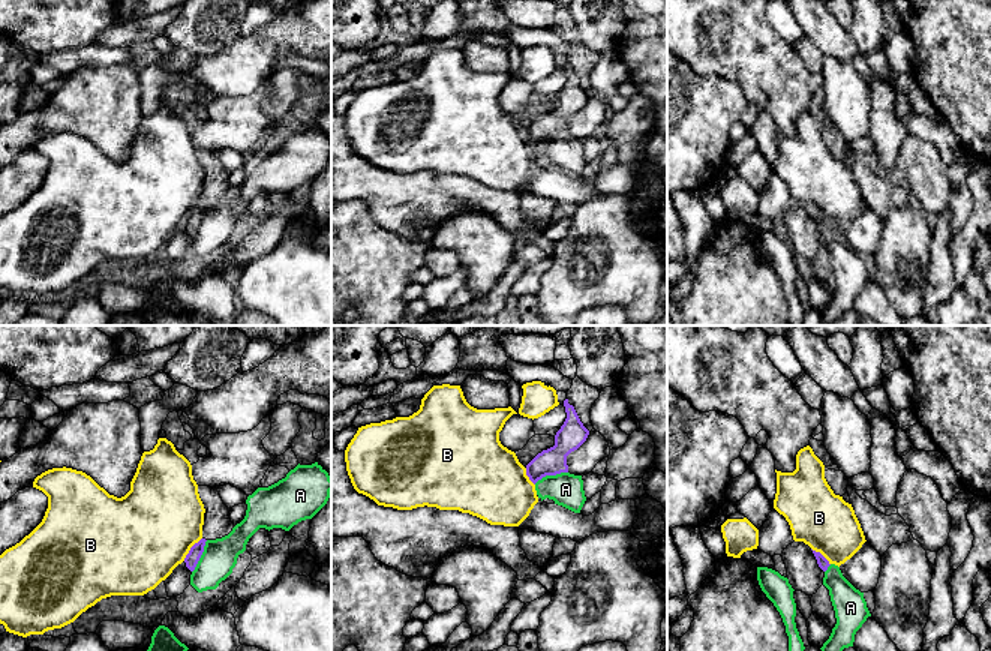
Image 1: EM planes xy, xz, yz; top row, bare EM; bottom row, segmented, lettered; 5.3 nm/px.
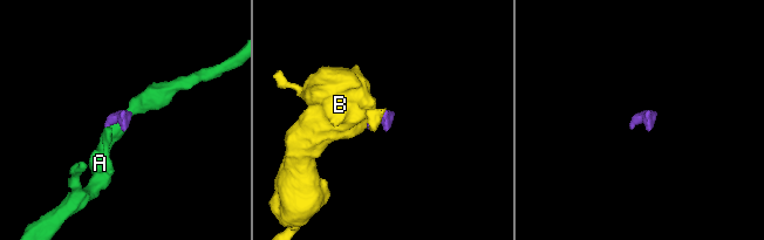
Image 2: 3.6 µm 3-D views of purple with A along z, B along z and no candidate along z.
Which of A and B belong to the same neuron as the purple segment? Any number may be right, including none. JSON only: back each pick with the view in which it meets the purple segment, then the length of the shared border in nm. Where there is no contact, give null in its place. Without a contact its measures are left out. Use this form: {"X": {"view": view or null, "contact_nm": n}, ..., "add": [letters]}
{"add": []}

